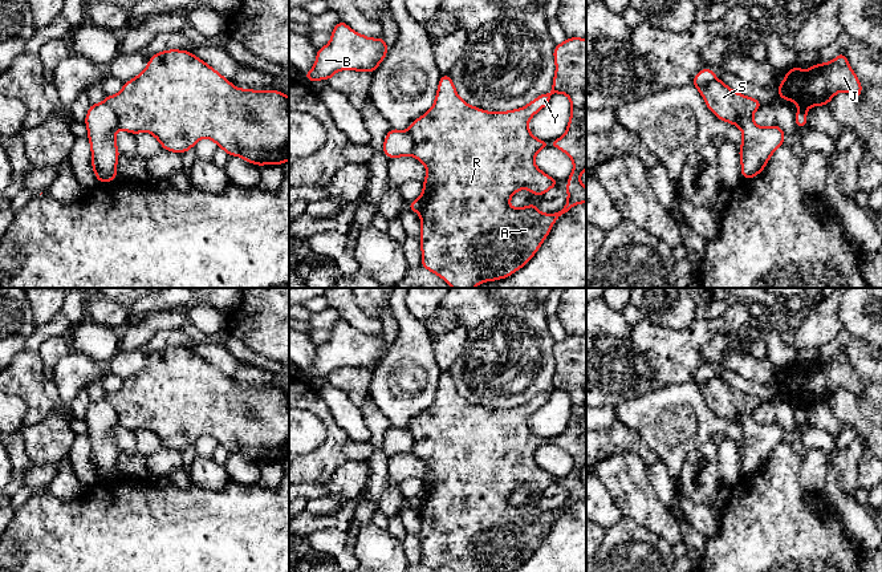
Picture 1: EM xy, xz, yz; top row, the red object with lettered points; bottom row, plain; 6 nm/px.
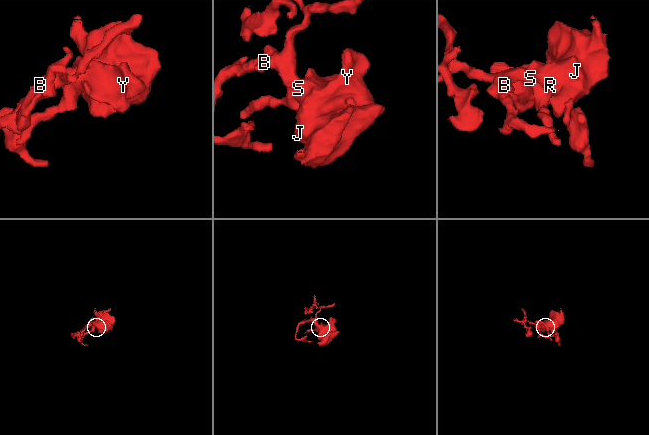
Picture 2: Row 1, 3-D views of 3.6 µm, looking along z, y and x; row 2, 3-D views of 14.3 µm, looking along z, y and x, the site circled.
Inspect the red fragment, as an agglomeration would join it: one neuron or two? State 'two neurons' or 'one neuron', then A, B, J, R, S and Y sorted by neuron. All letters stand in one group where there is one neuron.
two neurons | A J R S Y / B

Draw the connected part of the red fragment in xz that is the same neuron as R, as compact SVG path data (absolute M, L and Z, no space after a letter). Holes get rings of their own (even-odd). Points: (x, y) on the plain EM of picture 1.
M566 334L566 337L560 341L554 342L553 346L553 354L556 358L556 372L553 374L553 384L552 388L548 390L544 390L538 394L536 394L532 399L529 399L527 403L509 407L509 409L485 409L483 406L475 405L464 399L456 390L454 378L447 370L443 370L438 382L438 389L435 394L435 399L431 403L431 406L422 414L418 414L409 425L409 431L412 437L412 454L415 454L420 461L423 461L427 465L426 475L431 479L432 486L428 491L428 494L422 499L419 514L422 520L422 530L420 530L420 544L422 544L422 556L420 563L423 565L427 565L435 572L512 572L516 568L519 568L521 564L524 564L537 549L540 543L544 540L546 534L549 532L550 526L553 524L554 519L565 510L568 510L572 504L574 504L578 500L586 500L586 486L581 482L580 474L582 468L586 466L586 399L585 399L585 389L586 389L586 336L580 334ZM553 390L562 390L566 392L570 395L572 401L572 409L570 409L570 417L568 421L568 426L565 431L561 435L557 435L552 439L545 439L538 435L535 435L528 425L528 418L542 405L545 405ZM546 443L554 443L564 449L566 453L570 454L573 458L574 466L572 471L568 474L568 499L565 500L564 506L554 511L541 511L536 500L531 500L529 503L521 504L521 506L511 506L509 504L509 496L511 494L517 490L521 486L529 487L536 494L542 494L546 488L549 488L552 484L560 483L560 479L553 476L552 474L542 470L540 466L535 462L535 454L536 451L546 445Z

